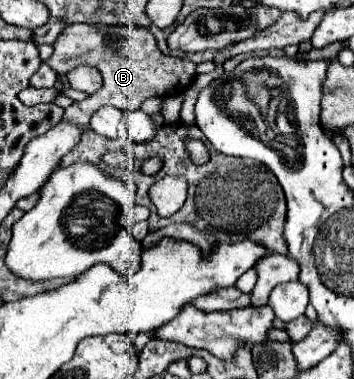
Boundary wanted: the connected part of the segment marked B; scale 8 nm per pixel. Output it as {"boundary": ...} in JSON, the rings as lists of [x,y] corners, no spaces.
{"boundary":[[[71,24],[61,30],[59,38],[55,40],[53,56],[47,60],[47,64],[59,74],[67,74],[77,66],[93,66],[101,72],[102,87],[95,94],[65,109],[63,120],[73,120],[75,124],[83,126],[89,126],[93,112],[101,106],[109,104],[119,110],[139,110],[143,100],[151,96],[179,94],[191,86],[195,78],[195,64],[191,60],[163,56],[159,48],[155,48],[155,38],[151,32],[135,26],[95,28],[89,24]]]}

